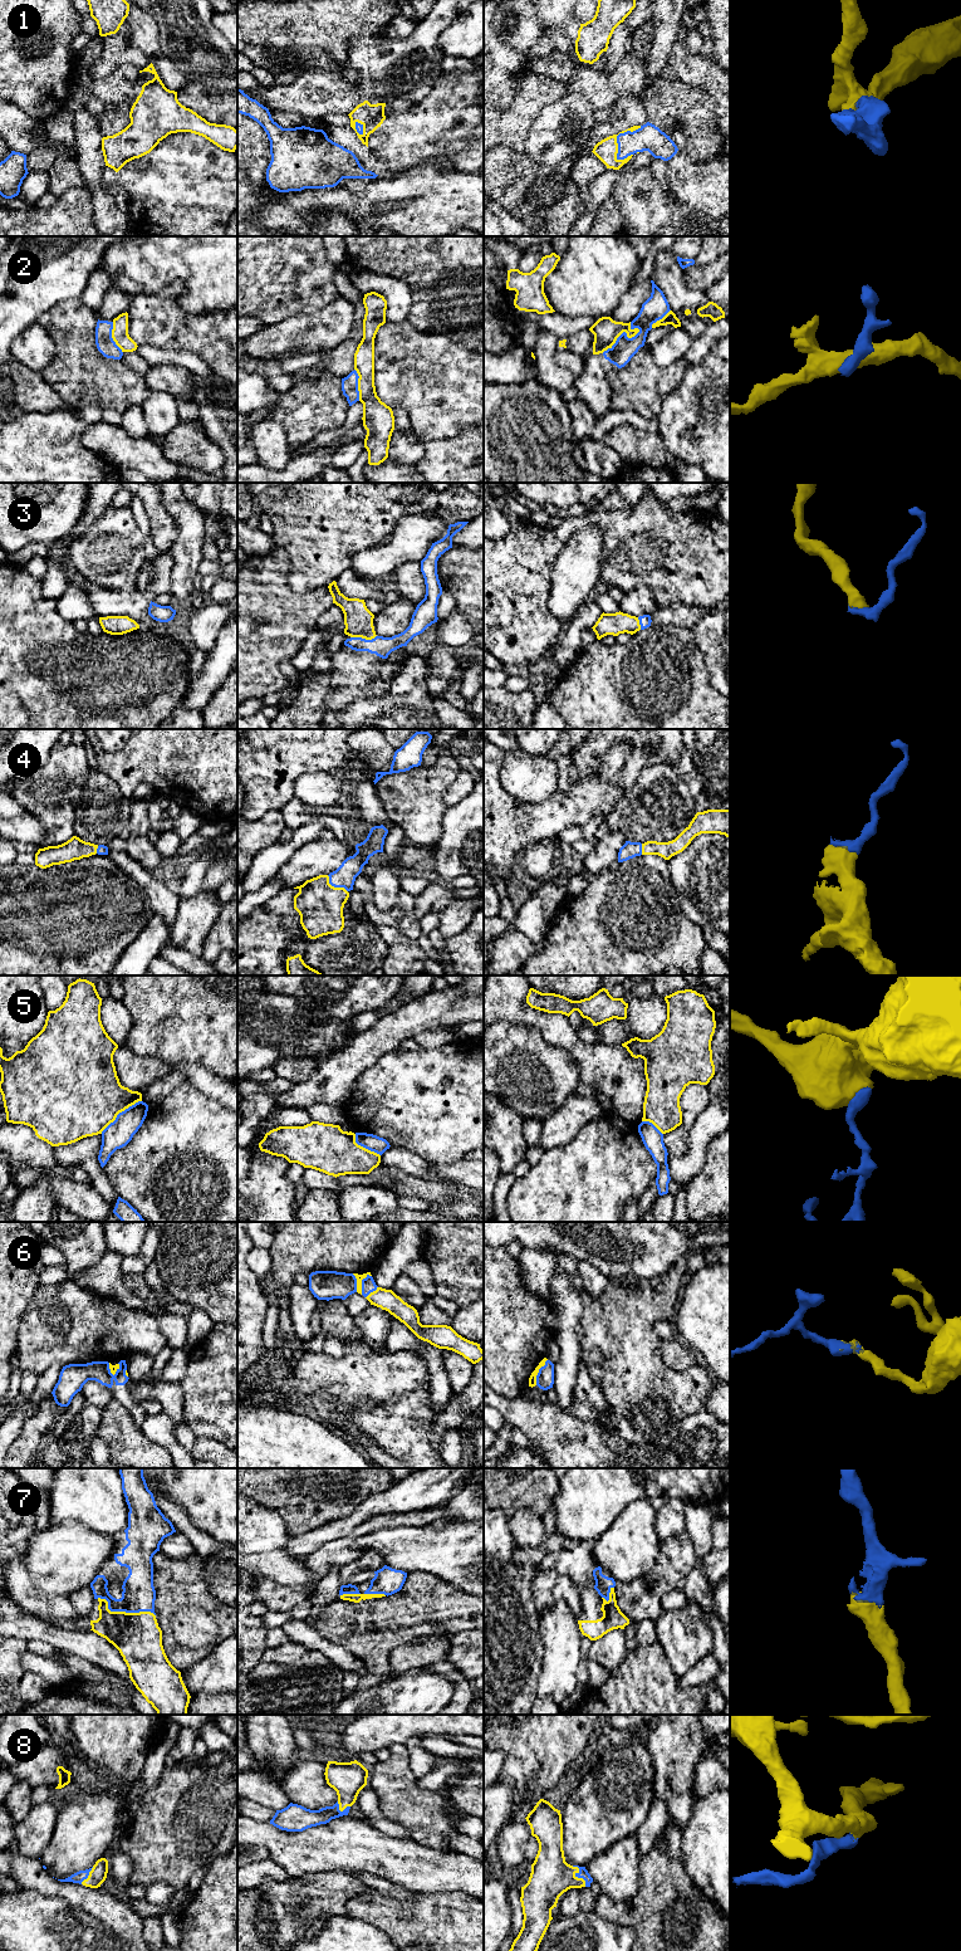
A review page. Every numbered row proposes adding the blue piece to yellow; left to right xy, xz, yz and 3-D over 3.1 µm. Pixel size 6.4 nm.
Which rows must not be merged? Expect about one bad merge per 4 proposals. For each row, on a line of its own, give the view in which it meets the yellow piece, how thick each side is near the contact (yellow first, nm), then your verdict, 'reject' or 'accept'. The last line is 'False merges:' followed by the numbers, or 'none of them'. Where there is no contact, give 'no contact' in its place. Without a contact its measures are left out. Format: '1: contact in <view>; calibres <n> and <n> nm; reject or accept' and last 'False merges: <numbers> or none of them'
1: contact in yz; calibres 140 and 170 nm; accept
2: contact in yz; calibres 170 and 150 nm; reject
3: contact in xz; calibres 190 and 130 nm; accept
4: contact in xz; calibres 280 and 140 nm; accept
5: contact in xy; calibres 480 and 170 nm; reject
6: contact in yz; calibres 50 and 110 nm; accept
7: contact in xy; calibres 300 and 220 nm; accept
8: contact in yz; calibres 260 and 70 nm; accept
False merges: 2, 5

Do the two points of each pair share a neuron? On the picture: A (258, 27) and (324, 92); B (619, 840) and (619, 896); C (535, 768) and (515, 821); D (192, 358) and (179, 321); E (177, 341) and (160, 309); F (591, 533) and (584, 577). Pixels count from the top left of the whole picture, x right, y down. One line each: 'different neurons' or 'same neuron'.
A: different neurons
B: different neurons
C: different neurons
D: different neurons
E: same neuron
F: same neuron

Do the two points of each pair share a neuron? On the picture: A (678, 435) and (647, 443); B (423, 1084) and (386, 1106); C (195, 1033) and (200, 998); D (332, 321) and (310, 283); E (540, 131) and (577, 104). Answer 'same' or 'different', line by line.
A: different
B: same
C: same
D: different
E: same

